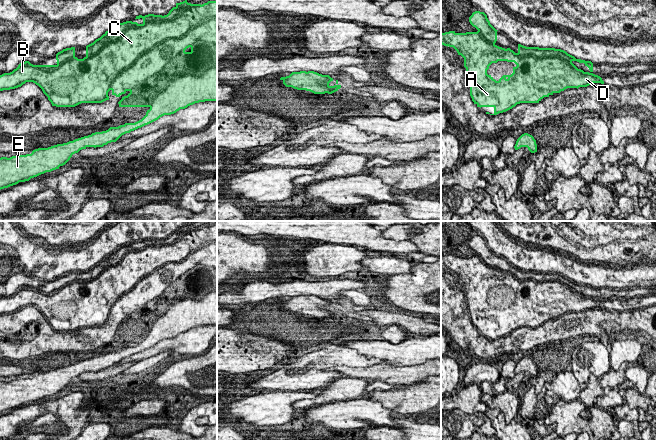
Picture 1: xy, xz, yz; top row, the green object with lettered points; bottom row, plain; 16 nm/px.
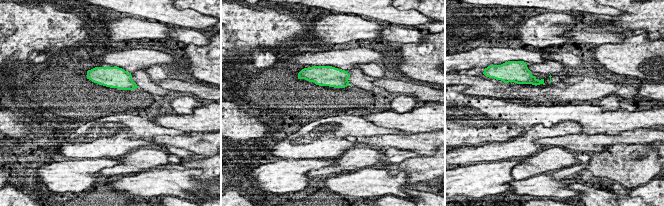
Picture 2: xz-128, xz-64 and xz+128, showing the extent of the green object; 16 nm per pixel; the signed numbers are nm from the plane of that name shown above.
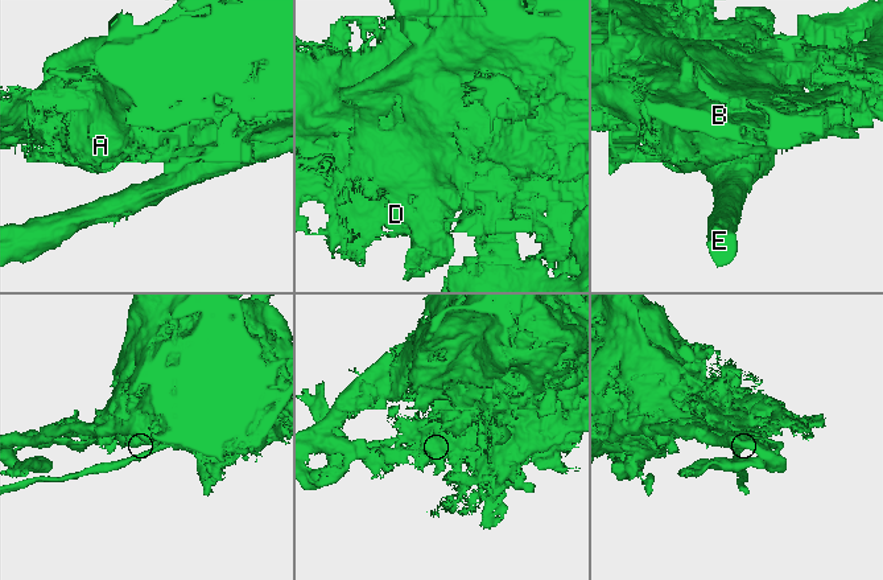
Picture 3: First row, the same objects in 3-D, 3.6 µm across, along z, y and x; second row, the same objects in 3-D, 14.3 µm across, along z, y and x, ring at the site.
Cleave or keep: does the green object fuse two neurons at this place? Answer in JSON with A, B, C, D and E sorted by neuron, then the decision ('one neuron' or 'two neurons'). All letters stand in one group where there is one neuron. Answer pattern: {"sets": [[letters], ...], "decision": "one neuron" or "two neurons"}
{"sets": [["A", "B", "C", "D"], ["E"]], "decision": "two neurons"}

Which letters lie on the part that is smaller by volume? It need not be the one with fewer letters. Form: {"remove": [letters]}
{"remove": ["E"]}

